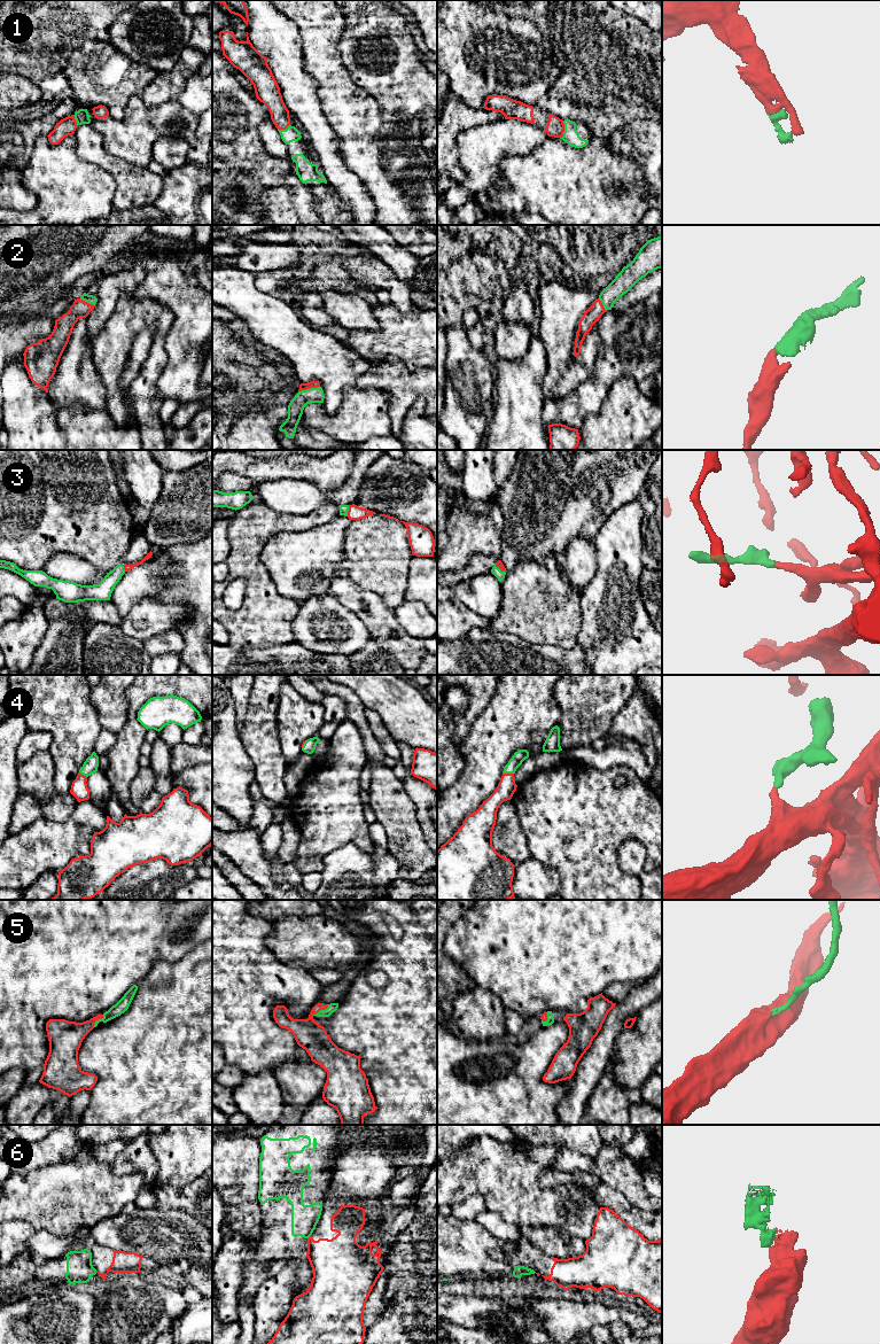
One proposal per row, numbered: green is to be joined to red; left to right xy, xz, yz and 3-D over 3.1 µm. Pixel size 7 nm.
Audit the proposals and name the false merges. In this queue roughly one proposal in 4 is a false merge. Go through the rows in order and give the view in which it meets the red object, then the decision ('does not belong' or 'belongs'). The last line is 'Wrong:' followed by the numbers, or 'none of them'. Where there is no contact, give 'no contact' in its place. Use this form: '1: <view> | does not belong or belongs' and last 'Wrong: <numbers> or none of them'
1: yz | belongs
2: xz | belongs
3: xz | belongs
4: yz | belongs
5: xz | belongs
6: xz | does not belong
Wrong: 6

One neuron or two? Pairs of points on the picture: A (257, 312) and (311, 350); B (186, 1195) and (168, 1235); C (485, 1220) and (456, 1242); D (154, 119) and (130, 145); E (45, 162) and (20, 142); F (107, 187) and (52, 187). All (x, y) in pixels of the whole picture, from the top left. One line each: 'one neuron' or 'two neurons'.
A: one neuron
B: two neurons
C: two neurons
D: one neuron
E: two neurons
F: one neuron

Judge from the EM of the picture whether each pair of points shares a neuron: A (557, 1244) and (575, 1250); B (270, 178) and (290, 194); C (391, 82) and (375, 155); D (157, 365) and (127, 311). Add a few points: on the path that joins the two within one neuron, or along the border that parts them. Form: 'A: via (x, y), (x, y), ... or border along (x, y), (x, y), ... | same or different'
A: via (561, 1247), (570, 1248) | same
B: border along (295, 172), (289, 172), (278, 185), (256, 187) | different
C: border along (373, 95), (384, 121), (410, 121) | different
D: via (157, 348), (160, 327), (145, 315) | same

